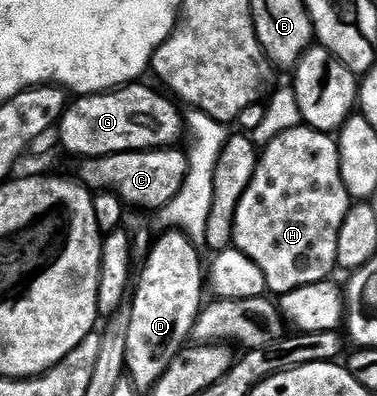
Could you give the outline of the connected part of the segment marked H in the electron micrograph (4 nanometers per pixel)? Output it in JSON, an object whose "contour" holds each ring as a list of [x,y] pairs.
{"contour":[[[302,123],[262,146],[253,179],[237,207],[234,248],[261,267],[261,275],[265,275],[265,283],[272,294],[282,295],[319,284],[328,280],[331,272],[336,272],[338,235],[352,206],[353,198],[341,179],[338,140],[330,133]]]}

